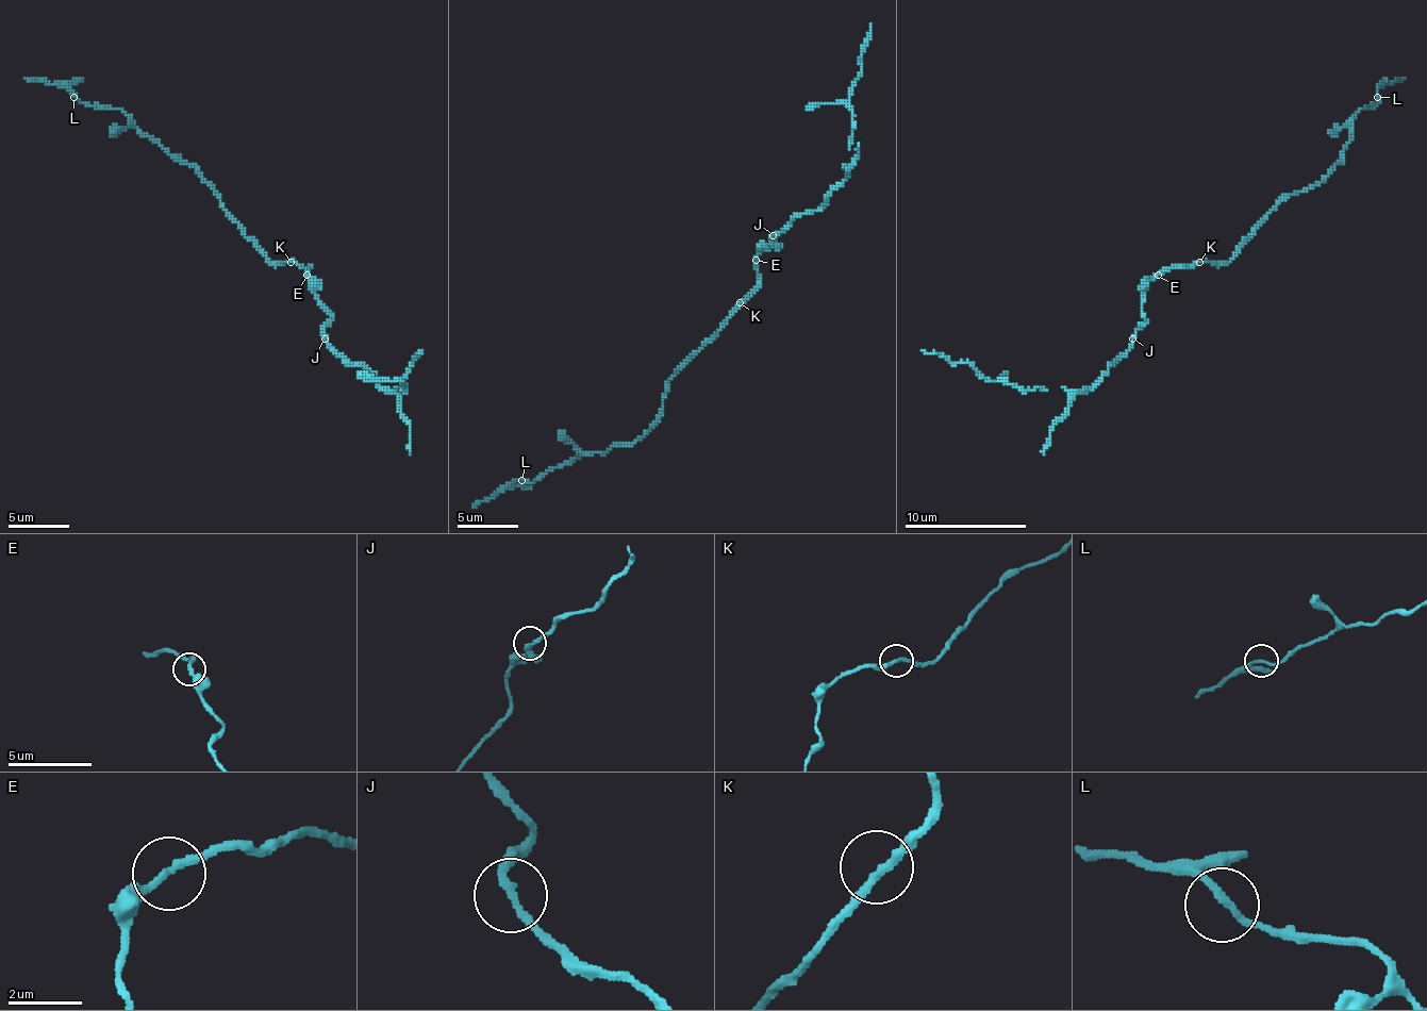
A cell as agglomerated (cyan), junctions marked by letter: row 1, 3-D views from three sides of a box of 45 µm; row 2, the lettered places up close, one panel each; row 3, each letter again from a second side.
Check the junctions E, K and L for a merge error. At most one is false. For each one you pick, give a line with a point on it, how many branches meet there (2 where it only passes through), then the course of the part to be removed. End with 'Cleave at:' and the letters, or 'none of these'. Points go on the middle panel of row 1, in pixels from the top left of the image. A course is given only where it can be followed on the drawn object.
Cleave at: none of these

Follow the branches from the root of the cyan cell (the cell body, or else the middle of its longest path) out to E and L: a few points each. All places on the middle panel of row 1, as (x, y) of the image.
E: (742, 305), (742, 299), (758, 284), (755, 260)
L: (742, 305), (668, 382), (663, 415), (642, 436), (614, 443), (604, 452), (577, 456), (531, 483), (521, 480)

